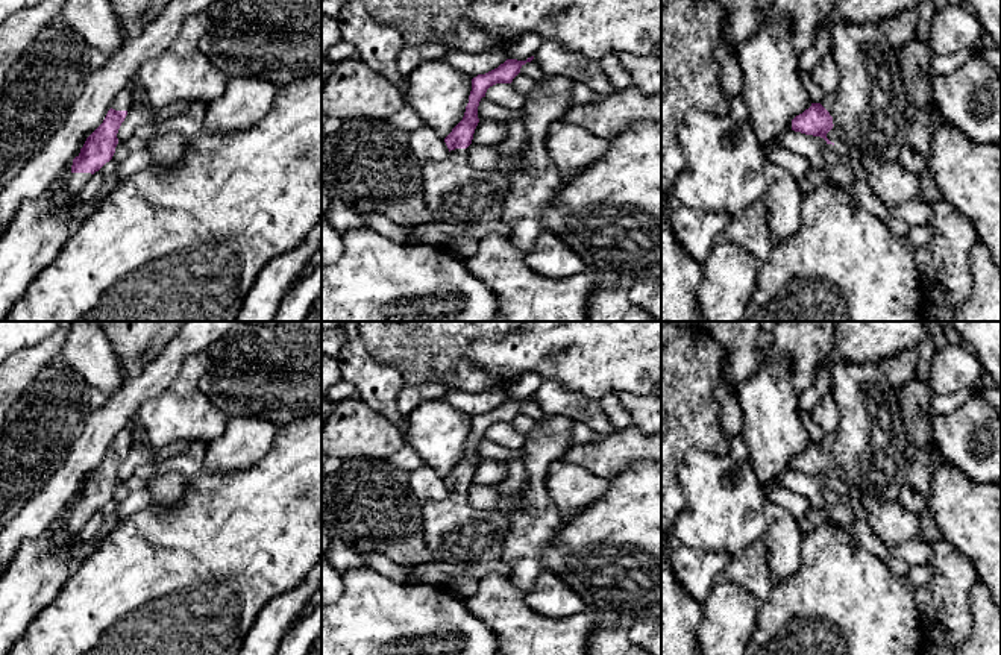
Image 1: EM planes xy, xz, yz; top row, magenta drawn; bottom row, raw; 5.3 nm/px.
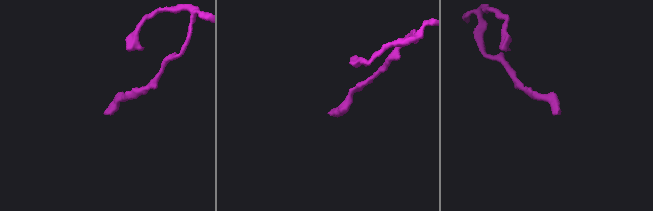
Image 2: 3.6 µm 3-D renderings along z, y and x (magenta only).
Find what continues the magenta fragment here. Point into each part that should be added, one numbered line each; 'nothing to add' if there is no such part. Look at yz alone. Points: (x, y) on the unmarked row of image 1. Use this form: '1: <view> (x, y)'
1: yz (868, 446)

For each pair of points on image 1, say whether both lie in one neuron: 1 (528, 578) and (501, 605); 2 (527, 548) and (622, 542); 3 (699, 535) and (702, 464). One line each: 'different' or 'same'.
1: different
2: different
3: same

